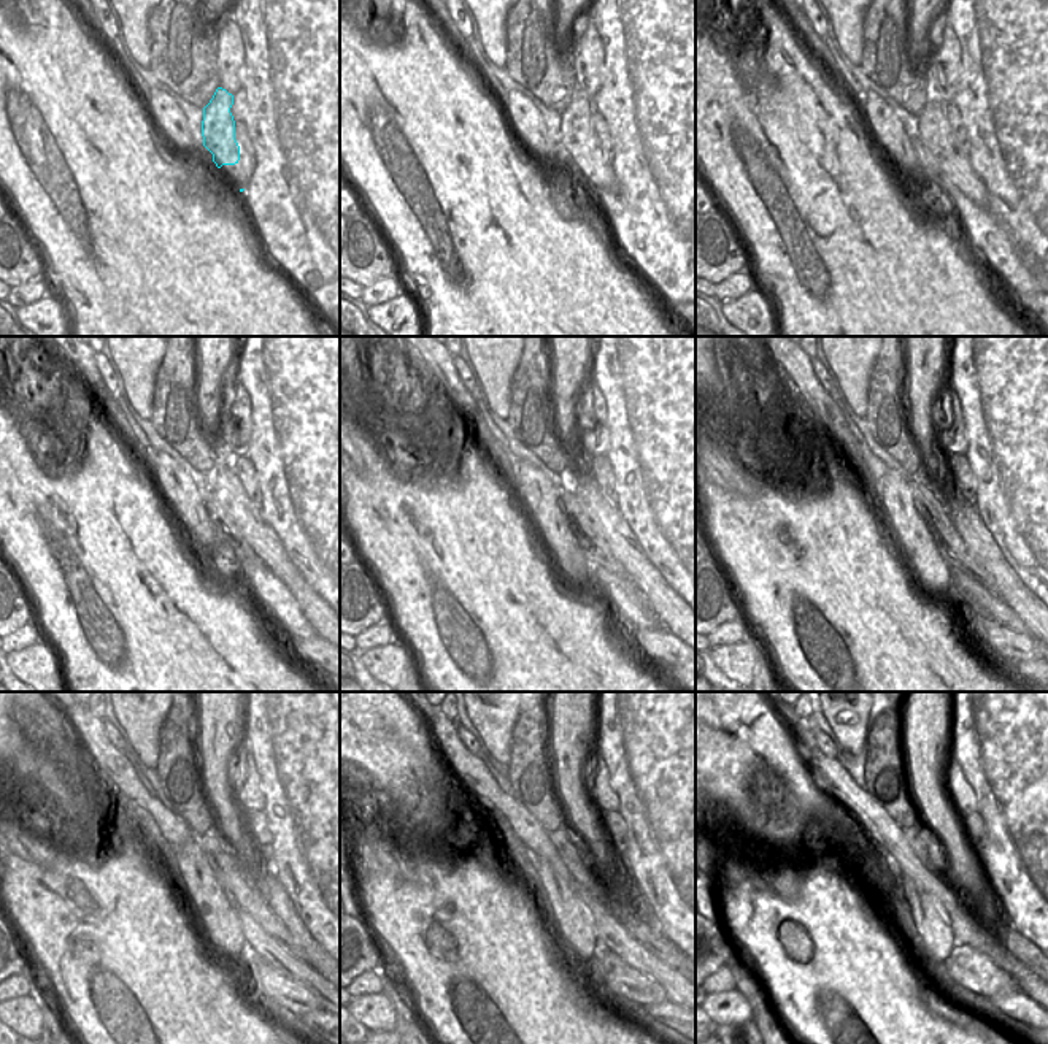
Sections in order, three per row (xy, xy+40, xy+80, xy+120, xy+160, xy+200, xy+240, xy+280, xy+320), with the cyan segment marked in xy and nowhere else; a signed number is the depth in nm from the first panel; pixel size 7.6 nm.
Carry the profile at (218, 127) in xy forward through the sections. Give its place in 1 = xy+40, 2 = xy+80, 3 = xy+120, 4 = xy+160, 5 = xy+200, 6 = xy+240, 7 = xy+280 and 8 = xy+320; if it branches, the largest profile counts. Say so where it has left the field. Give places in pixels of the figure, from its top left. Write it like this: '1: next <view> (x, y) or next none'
1: next xy+40 (578, 138)
2: next xy+80 (934, 130)
3: next xy+120 (223, 484)
4: next xy+160 (624, 546)
5: next xy+200 (1001, 579)
6: next xy+240 (300, 943)
7: next xy+280 (643, 924)
8: next xy+320 (1013, 941)

